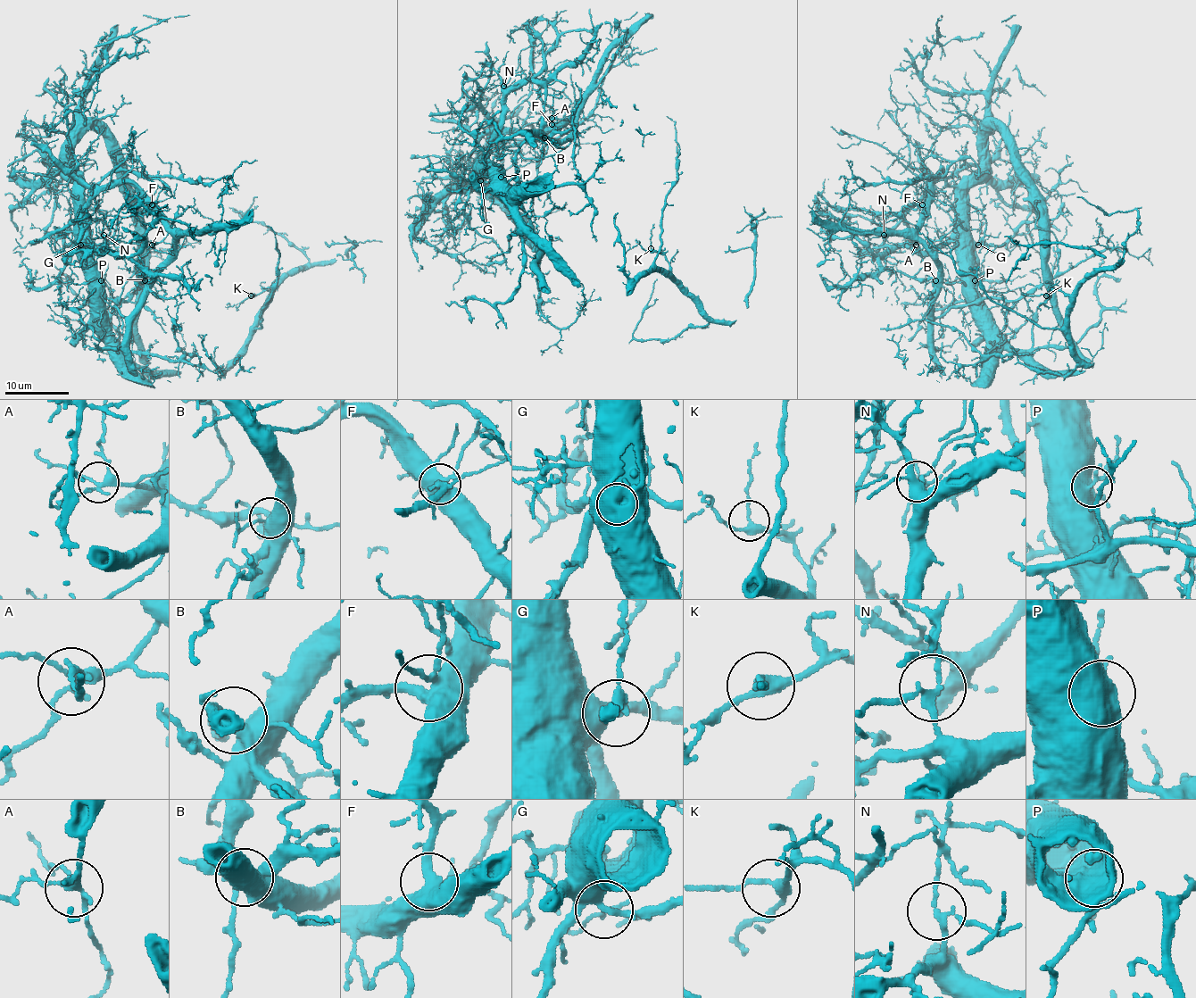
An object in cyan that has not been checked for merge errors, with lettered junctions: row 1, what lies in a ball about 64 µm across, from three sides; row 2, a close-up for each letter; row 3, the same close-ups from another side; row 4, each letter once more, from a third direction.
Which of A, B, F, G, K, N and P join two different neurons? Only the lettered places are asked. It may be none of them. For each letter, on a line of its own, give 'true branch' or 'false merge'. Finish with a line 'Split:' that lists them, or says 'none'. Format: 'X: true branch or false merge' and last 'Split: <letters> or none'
A: true branch
B: false merge
F: true branch
G: true branch
K: true branch
N: true branch
P: true branch
Split: B

